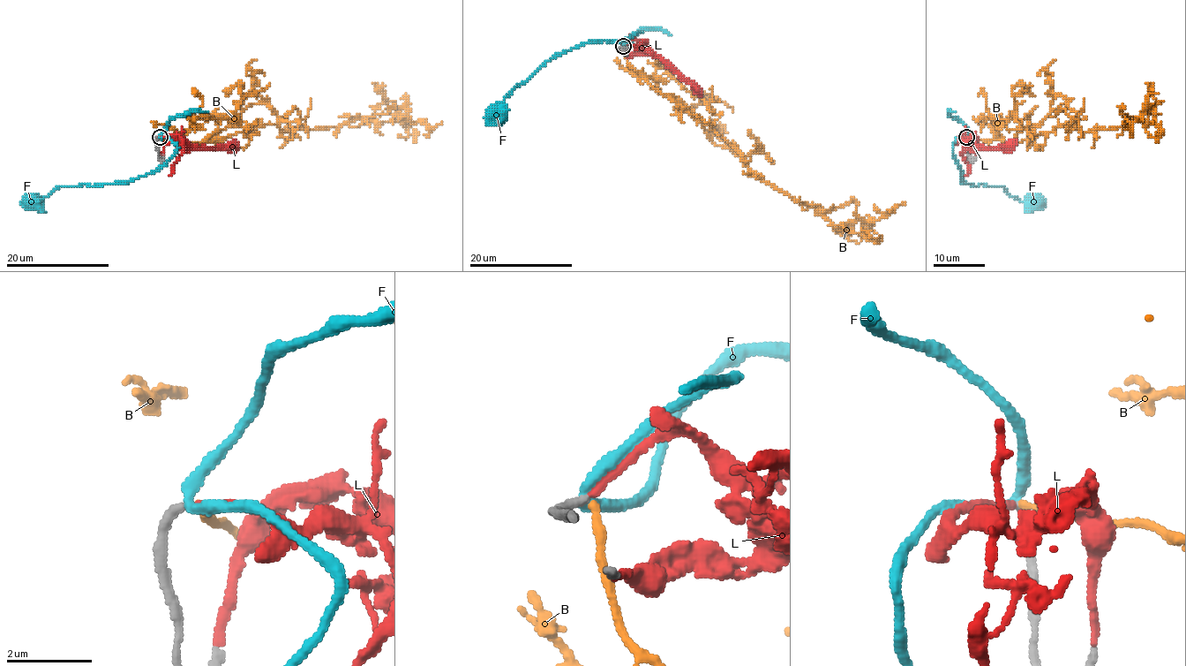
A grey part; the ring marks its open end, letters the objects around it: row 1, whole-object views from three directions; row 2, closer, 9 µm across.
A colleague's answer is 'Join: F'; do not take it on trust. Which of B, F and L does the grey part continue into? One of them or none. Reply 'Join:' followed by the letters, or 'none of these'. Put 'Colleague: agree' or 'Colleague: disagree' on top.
Colleague: disagree
Join: L

